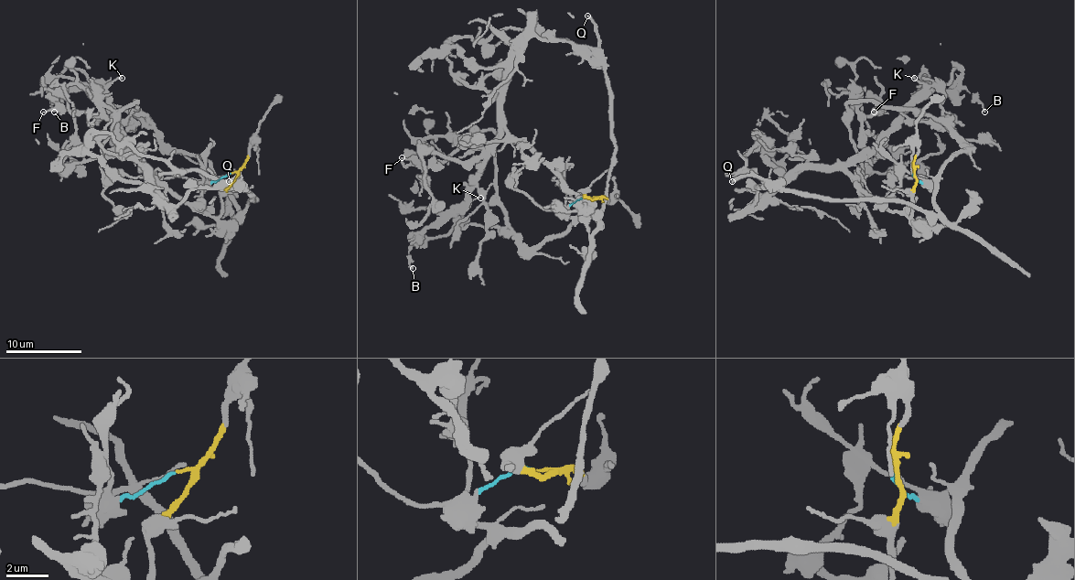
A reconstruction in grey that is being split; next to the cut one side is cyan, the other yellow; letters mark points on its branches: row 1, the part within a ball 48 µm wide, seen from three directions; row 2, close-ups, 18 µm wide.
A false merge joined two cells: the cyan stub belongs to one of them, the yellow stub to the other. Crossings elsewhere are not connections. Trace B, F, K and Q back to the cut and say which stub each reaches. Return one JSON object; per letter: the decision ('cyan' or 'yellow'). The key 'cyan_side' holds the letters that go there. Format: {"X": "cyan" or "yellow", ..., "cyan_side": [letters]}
{"B": "yellow", "F": "yellow", "K": "yellow", "Q": "cyan", "cyan_side": ["Q"]}

